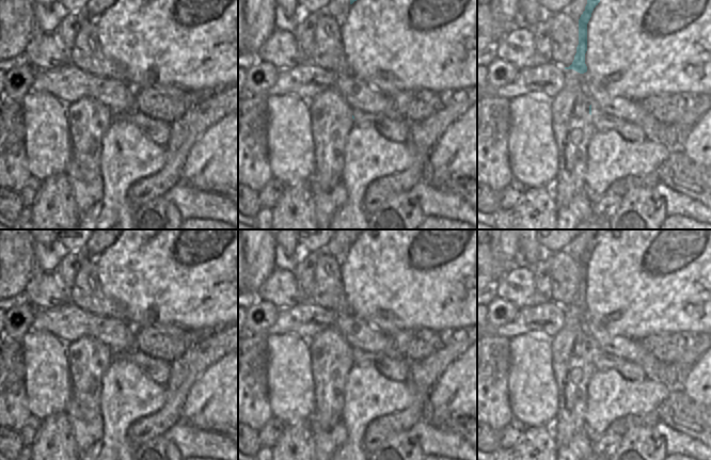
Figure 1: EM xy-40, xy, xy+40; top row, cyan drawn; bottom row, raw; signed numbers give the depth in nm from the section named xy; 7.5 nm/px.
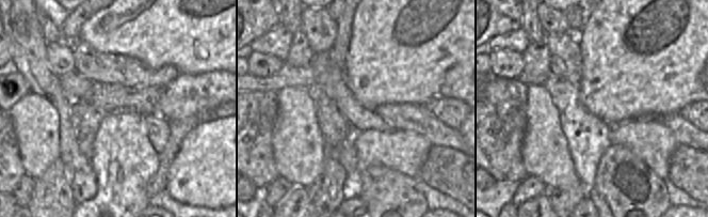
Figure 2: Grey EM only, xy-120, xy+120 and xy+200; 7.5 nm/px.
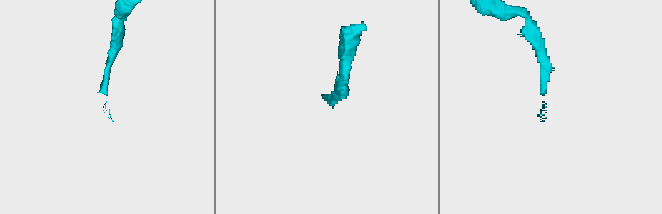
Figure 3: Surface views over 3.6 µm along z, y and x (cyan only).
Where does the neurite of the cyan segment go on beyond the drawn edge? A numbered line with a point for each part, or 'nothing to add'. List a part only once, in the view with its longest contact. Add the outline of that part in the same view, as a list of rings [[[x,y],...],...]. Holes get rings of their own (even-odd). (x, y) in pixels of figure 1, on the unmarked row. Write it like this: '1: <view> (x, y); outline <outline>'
1: xy+40 (572, 364); outline [[[566,308],[564,327],[551,338],[551,365],[557,384],[557,414],[551,425],[551,431],[557,447],[568,443],[585,424],[587,384],[597,370],[589,353],[589,345],[595,340],[587,333],[588,319],[587,312]]]

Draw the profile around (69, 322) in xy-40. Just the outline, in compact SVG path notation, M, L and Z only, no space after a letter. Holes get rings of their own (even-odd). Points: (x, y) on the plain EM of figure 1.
M72 302L59 308L36 311L32 330L46 330L66 345L82 336L91 336L114 353L137 351L133 327L121 319L93 315Z

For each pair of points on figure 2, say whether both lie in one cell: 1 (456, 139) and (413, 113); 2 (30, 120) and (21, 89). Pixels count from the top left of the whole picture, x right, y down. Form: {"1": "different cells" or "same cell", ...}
{"1": "same cell", "2": "different cells"}

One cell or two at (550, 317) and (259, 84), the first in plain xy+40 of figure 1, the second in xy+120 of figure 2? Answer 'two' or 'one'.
one

